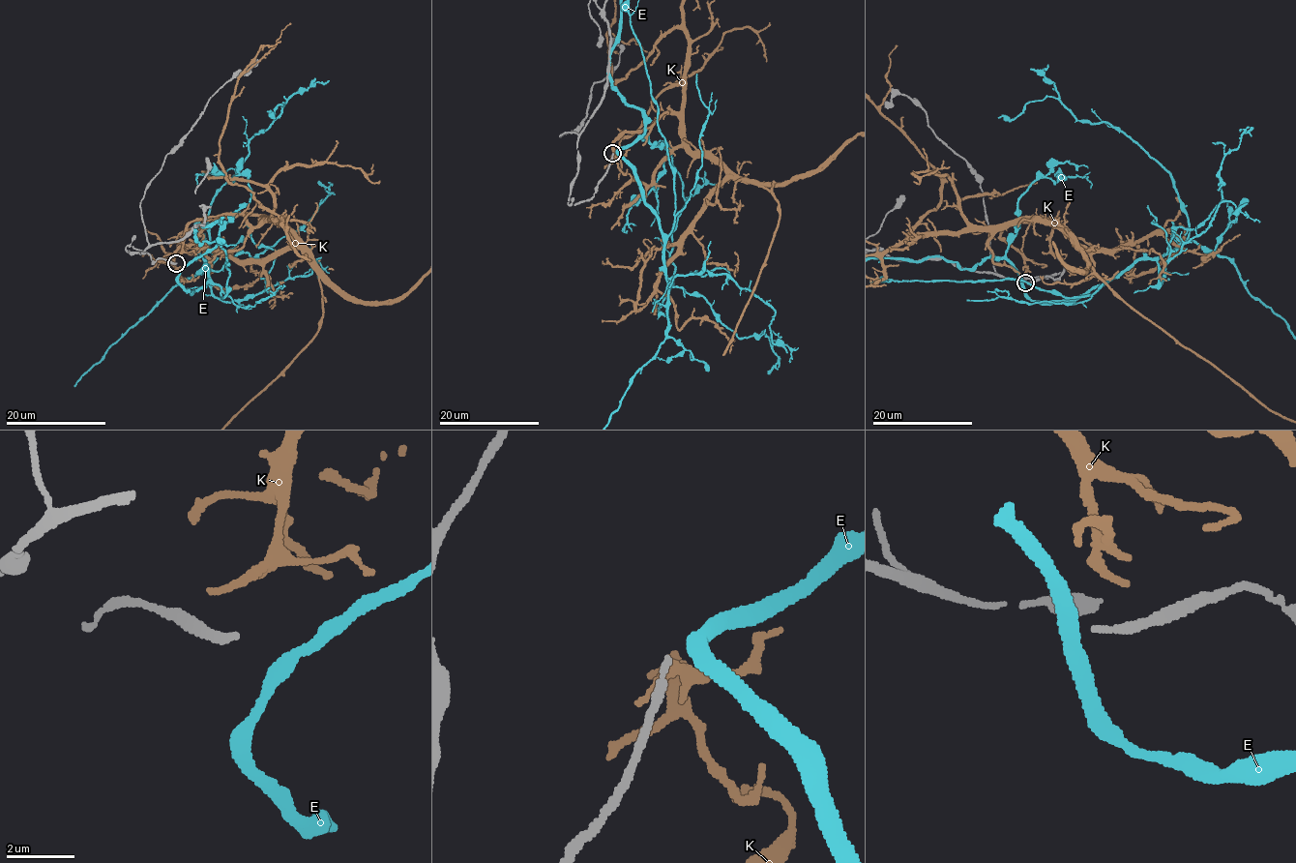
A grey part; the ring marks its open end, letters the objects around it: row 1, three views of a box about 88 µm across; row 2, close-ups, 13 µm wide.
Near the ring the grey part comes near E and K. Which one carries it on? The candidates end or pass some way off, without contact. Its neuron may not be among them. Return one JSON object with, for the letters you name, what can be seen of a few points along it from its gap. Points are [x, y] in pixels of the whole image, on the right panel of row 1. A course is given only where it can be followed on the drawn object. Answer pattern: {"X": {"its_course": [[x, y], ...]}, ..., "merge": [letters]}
{"merge": []}

